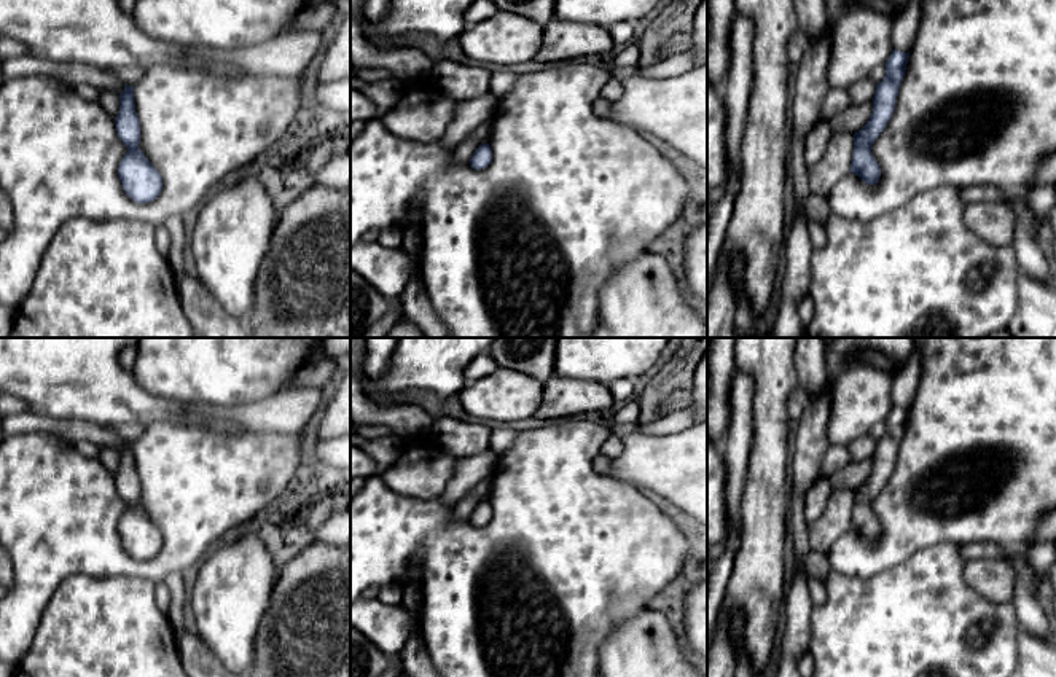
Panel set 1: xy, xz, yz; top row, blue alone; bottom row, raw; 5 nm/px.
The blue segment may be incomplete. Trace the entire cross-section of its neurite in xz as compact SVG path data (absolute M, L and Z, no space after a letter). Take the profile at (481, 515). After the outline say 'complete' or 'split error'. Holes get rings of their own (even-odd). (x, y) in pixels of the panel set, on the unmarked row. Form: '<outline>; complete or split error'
M481 500L470 516L470 522L476 527L486 526L492 519L492 507L489 500Z; complete

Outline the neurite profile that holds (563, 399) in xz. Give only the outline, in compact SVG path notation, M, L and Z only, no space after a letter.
M554 374L543 384L543 400L535 416L567 421L589 411L610 409L613 401L608 385Z

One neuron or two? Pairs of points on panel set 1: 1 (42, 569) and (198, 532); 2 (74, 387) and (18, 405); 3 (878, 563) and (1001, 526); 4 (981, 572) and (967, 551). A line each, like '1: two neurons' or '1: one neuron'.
1: one neuron
2: two neurons
3: one neuron
4: two neurons

